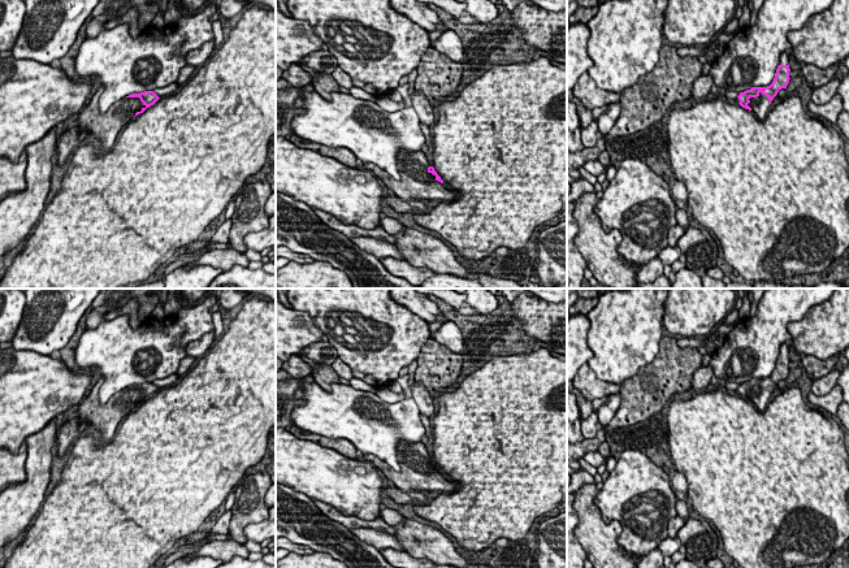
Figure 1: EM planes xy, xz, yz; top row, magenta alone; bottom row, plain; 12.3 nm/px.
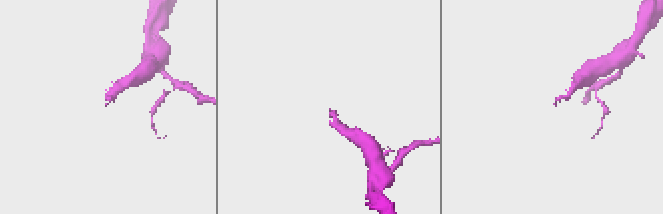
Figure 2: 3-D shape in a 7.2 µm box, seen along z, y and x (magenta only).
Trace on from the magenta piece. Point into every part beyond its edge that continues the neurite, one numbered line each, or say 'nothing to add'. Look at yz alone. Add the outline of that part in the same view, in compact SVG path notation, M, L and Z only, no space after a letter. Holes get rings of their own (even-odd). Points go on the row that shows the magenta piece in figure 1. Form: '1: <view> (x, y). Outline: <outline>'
1: yz (759, 105). Outline: M759 92L757 97L750 97L748 104L751 108L751 112L758 116L759 120L766 120L770 108L770 100L766 95Z

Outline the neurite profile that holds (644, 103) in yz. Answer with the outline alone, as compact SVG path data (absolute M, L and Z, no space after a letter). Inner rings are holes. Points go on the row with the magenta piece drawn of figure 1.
M663 44L657 66L621 92L620 116L608 138L631 135L660 121L672 104L689 97L702 65L698 57L681 57L677 48Z

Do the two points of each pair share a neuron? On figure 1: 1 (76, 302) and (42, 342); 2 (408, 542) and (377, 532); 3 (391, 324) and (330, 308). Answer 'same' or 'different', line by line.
1: same
2: same
3: same

